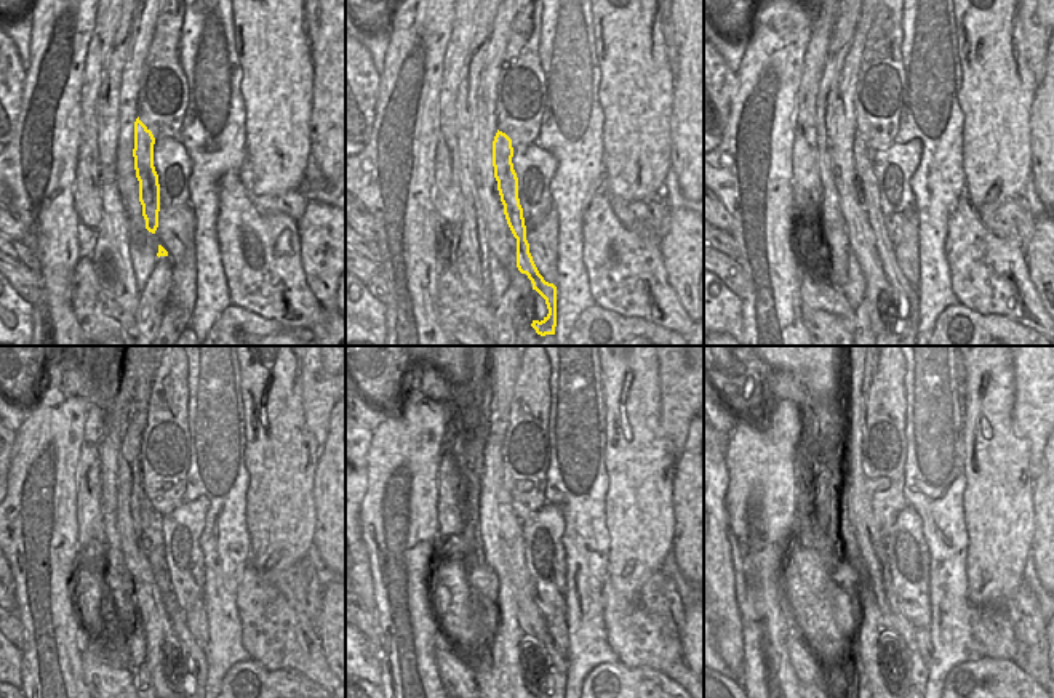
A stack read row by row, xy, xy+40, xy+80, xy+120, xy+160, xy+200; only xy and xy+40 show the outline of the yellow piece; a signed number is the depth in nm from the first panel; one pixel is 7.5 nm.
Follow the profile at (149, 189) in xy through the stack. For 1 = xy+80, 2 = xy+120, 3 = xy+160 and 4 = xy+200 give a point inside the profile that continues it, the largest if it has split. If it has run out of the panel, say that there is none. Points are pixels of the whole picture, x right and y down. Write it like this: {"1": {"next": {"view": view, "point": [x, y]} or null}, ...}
{"1": {"next": {"view": "xy+80", "point": [866, 178]}}, "2": {"next": {"view": "xy+120", "point": [187, 645]}}, "3": {"next": {"view": "xy+160", "point": [558, 668]}}, "4": {"next": {"view": "xy+200", "point": [918, 669]}}}

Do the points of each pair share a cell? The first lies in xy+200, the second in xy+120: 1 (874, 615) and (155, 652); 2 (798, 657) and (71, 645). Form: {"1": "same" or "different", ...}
{"1": "same", "2": "different"}

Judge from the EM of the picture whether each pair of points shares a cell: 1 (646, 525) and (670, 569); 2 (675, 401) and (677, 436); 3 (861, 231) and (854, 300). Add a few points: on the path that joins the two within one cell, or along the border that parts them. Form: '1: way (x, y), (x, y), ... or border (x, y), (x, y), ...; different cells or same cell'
1: border (670, 549), (659, 569); different cells
2: way (677, 409), (677, 428); same cell
3: border (850, 253), (864, 277), (864, 300); different cells

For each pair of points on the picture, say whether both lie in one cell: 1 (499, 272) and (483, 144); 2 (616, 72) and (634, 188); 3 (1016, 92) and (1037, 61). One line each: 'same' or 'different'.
1: different
2: same
3: different

